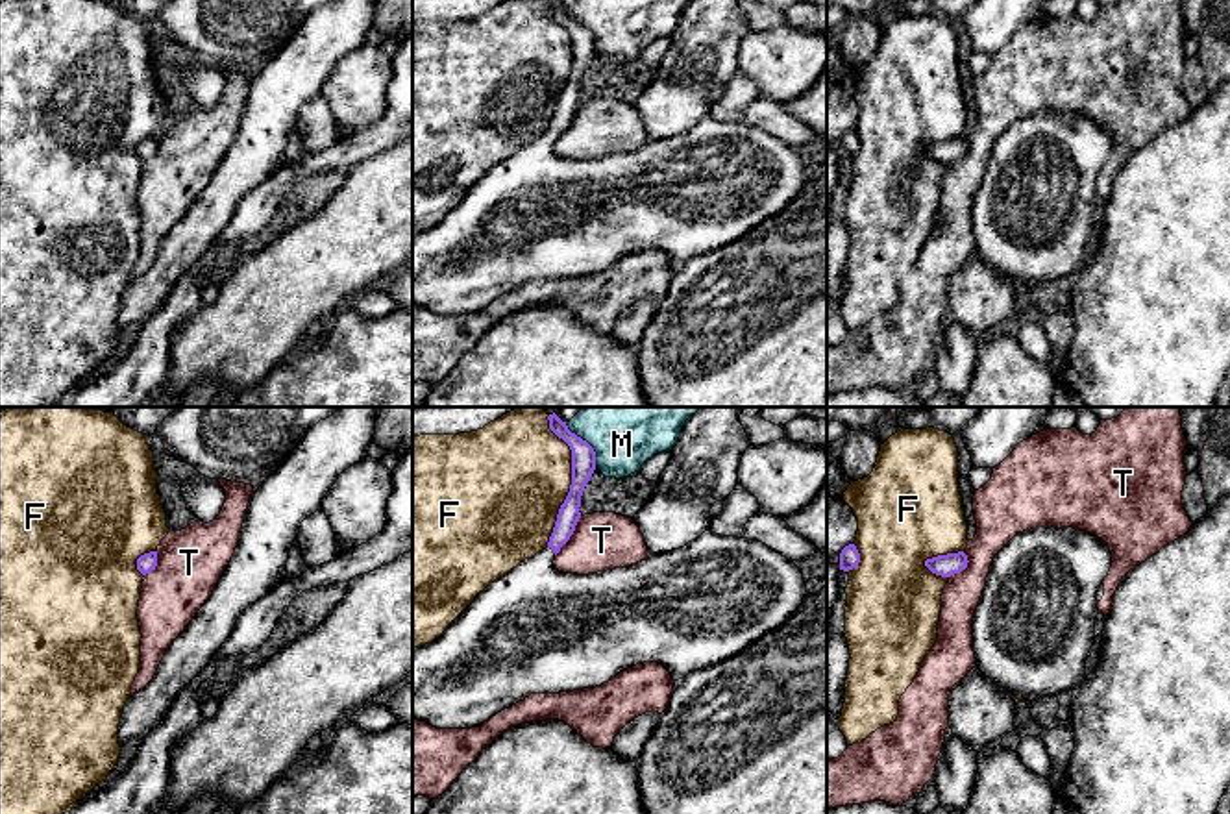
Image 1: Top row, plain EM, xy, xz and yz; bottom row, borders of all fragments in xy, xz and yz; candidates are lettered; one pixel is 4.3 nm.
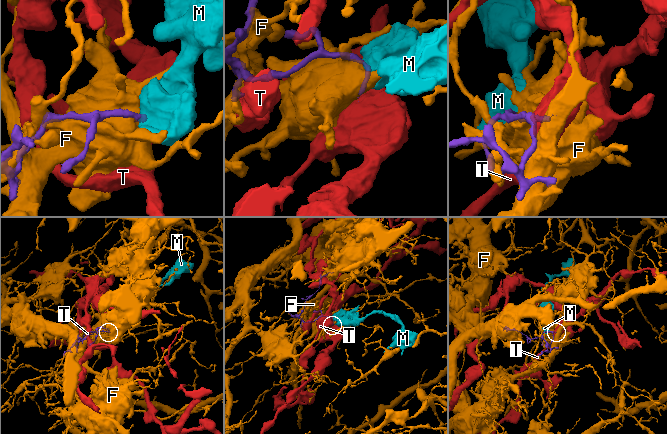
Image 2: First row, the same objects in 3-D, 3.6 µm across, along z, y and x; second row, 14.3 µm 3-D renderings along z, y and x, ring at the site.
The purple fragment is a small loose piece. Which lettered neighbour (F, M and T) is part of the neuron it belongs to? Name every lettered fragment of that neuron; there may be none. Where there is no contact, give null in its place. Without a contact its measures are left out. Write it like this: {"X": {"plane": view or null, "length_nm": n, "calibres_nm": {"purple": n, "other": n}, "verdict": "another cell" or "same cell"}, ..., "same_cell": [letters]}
{"F": {"plane": "xz", "length_nm": 600, "calibres_nm": {"purple": 110, "other": 480}, "verdict": "another cell"}, "M": {"plane": "xz", "length_nm": 240, "calibres_nm": {"purple": 110, "other": 260}, "verdict": "another cell"}, "T": {"plane": "xz", "length_nm": 200, "calibres_nm": {"purple": 100, "other": 260}, "verdict": "another cell"}, "same_cell": []}

